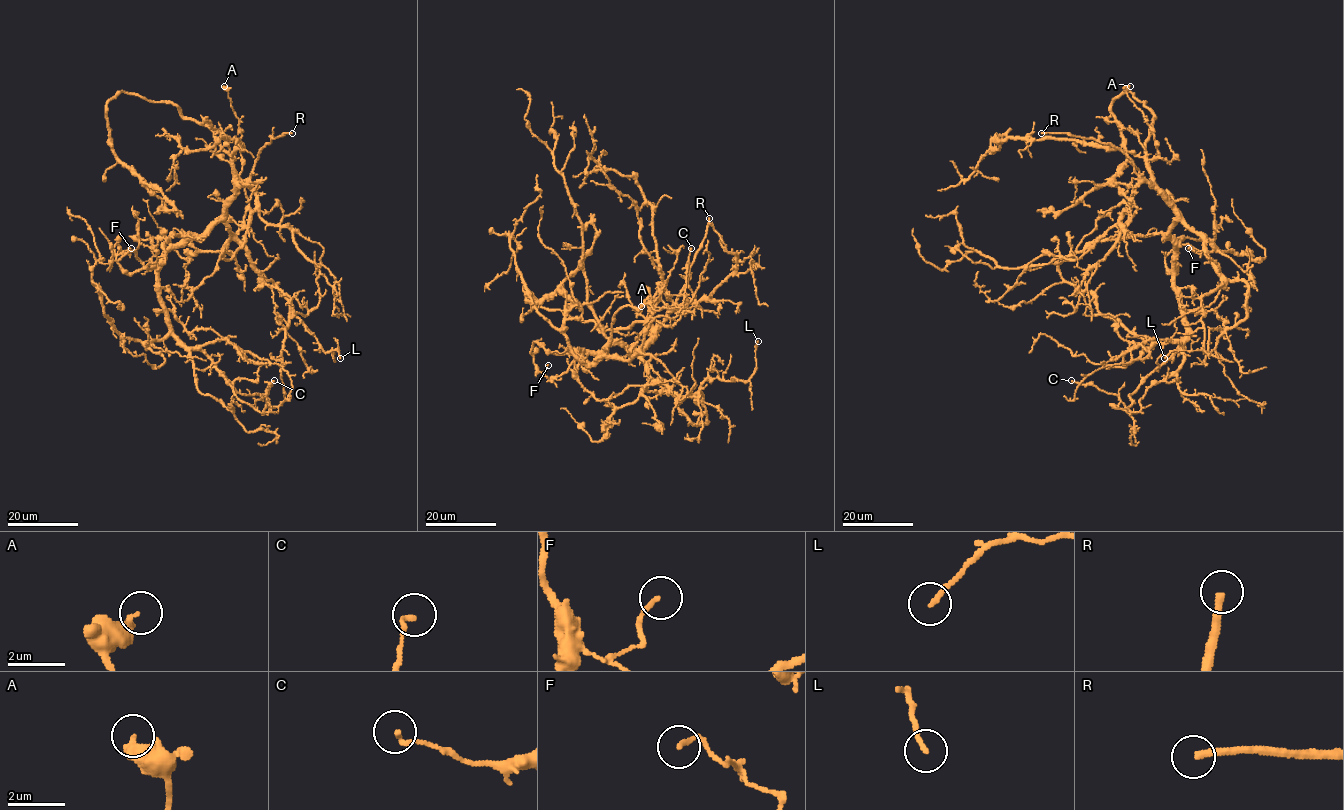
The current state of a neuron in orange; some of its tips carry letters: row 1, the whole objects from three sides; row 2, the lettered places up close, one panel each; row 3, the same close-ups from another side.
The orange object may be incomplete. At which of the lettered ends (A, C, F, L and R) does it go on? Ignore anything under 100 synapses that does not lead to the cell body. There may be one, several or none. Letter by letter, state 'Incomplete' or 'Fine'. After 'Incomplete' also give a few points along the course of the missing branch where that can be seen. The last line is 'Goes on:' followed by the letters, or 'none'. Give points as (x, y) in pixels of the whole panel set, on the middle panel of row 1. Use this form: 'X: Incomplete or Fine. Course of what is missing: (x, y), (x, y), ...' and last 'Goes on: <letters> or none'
A: Fine
C: Fine
F: Fine
L: Fine
R: Incomplete. Course of what is missing: (709, 218), (708, 189), (726, 183), (755, 205), (759, 239), (752, 335), (729, 432), (708, 475)
Goes on: R

